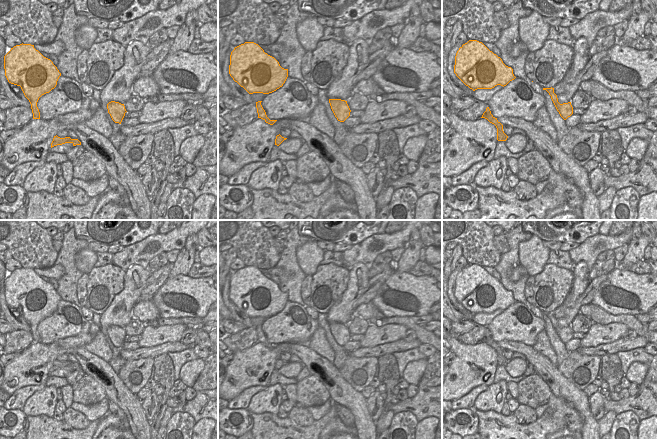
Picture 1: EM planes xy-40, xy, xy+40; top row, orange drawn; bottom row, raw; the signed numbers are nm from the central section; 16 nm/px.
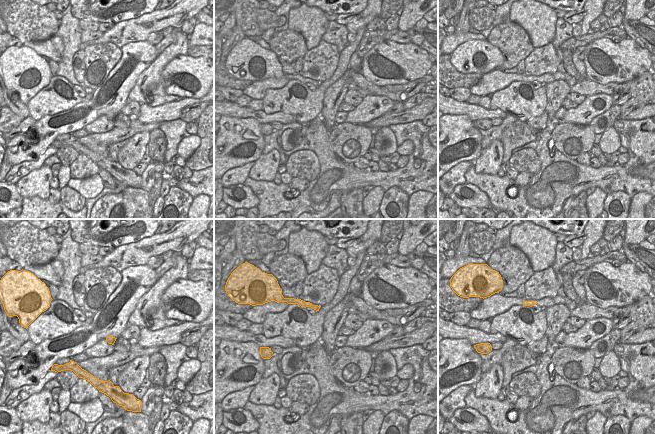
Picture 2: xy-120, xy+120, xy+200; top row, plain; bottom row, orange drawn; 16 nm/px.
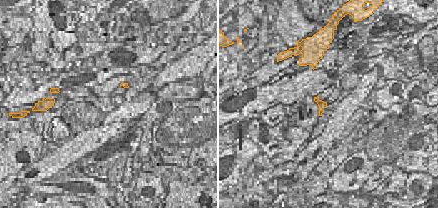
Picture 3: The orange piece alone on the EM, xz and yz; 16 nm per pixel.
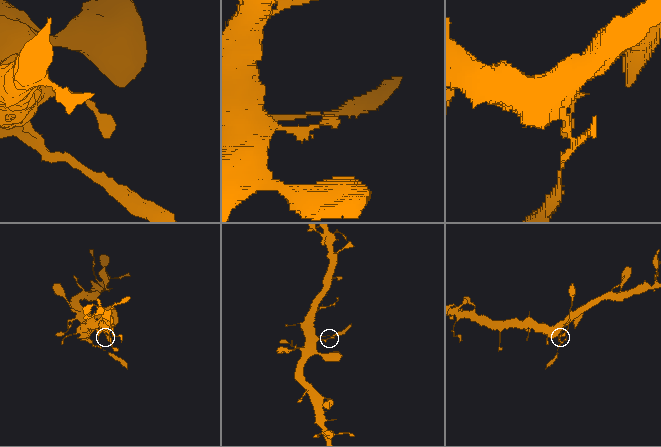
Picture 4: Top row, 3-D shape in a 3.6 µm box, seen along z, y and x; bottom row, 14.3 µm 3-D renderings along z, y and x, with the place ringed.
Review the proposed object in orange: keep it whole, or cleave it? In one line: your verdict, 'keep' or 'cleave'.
cleave

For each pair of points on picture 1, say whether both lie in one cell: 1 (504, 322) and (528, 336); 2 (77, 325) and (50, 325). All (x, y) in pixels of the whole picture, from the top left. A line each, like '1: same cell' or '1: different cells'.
1: same cell
2: same cell

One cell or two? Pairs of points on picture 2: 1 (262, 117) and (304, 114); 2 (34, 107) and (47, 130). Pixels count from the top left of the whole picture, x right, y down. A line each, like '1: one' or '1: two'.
1: two
2: two

